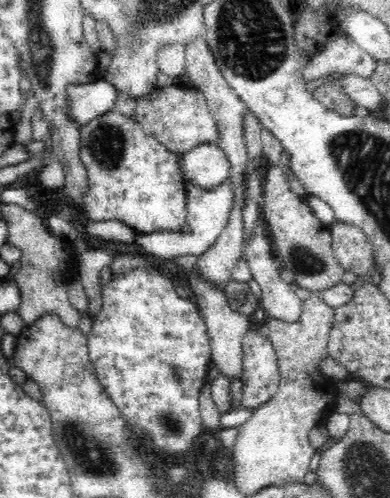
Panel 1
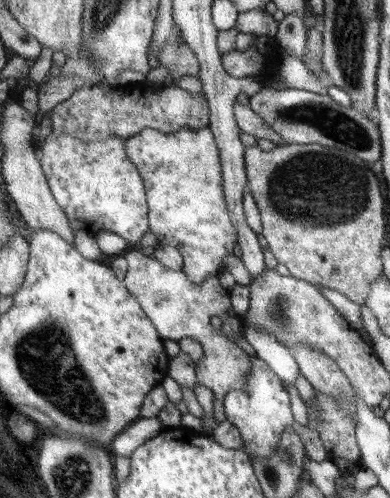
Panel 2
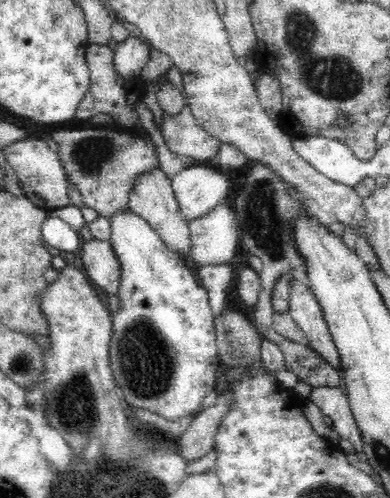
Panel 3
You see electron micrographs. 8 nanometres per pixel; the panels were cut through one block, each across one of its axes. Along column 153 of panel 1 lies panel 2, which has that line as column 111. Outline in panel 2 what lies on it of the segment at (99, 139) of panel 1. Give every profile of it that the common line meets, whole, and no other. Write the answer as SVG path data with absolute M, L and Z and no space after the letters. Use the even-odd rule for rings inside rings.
M59 134L45 138L39 146L41 168L47 176L49 188L57 204L69 218L73 234L85 232L95 236L99 232L111 232L121 236L127 246L133 246L147 230L145 206L147 196L143 196L141 174L135 164L125 154L123 138L109 138L99 142L81 142L69 134Z

